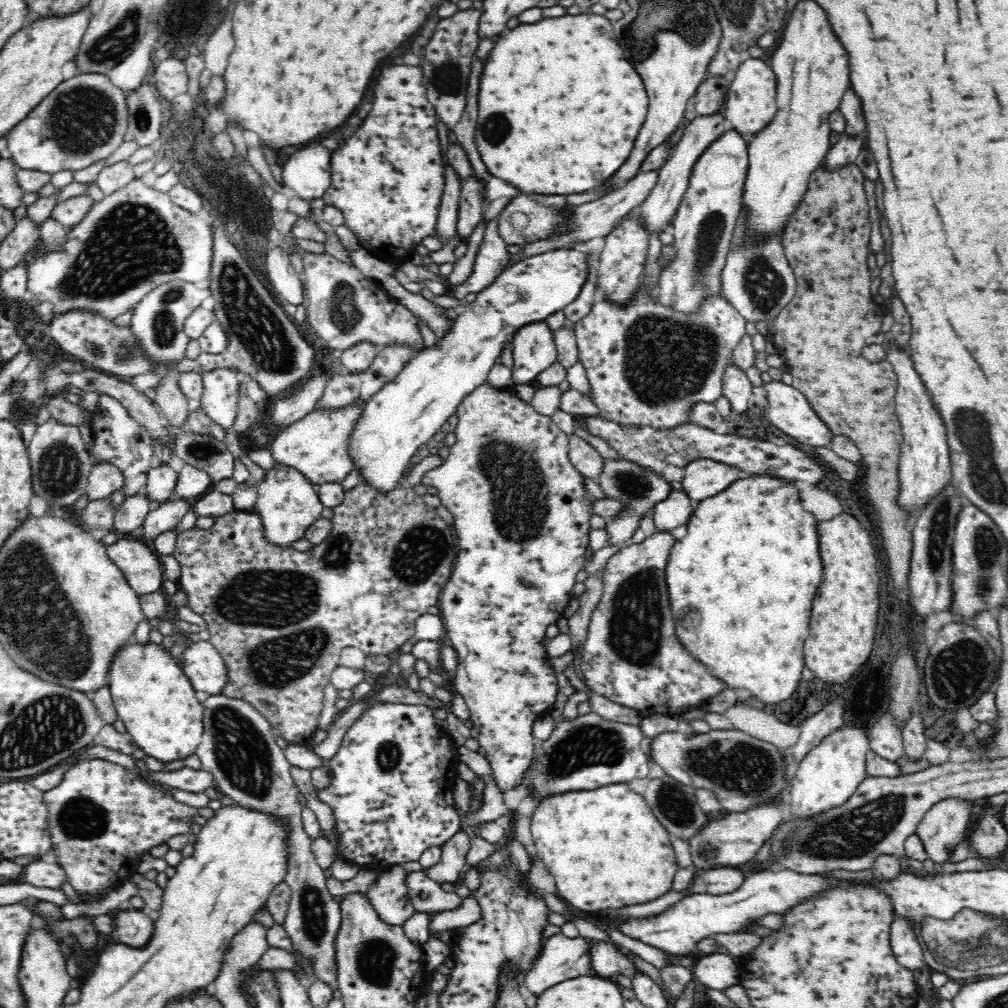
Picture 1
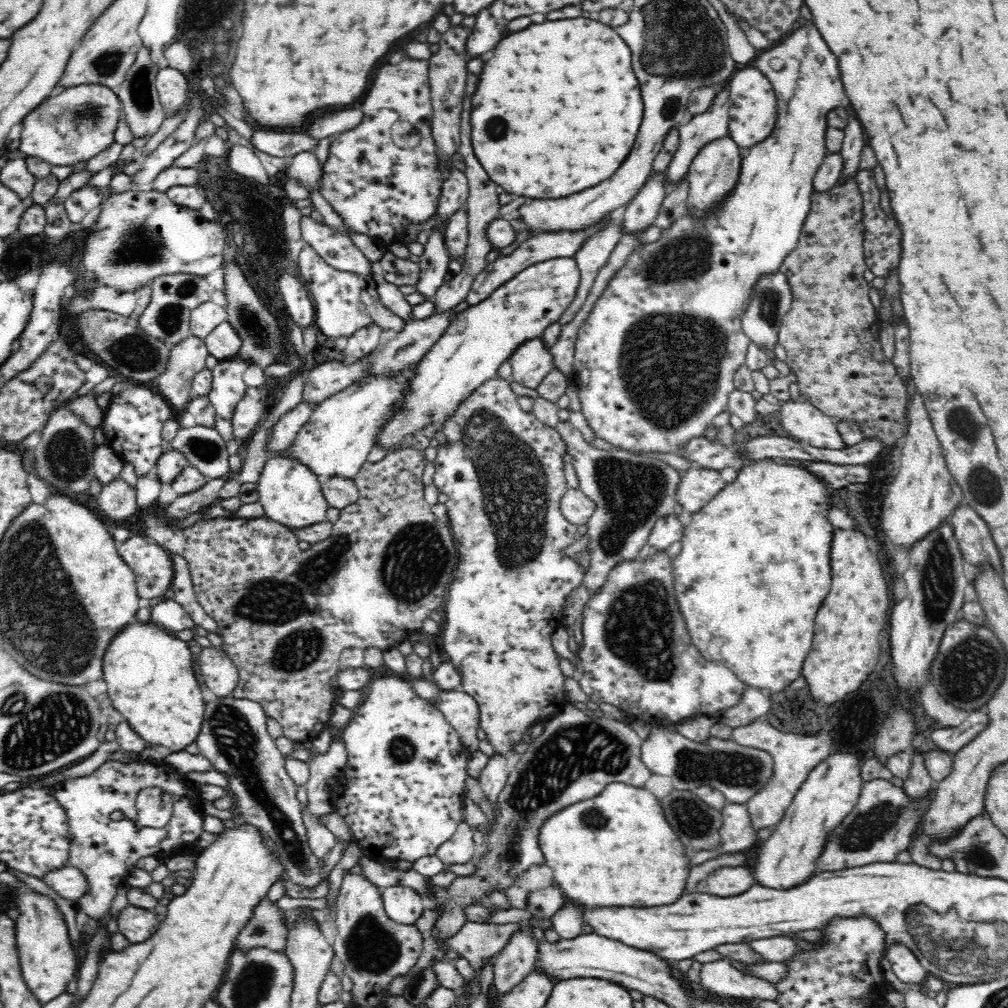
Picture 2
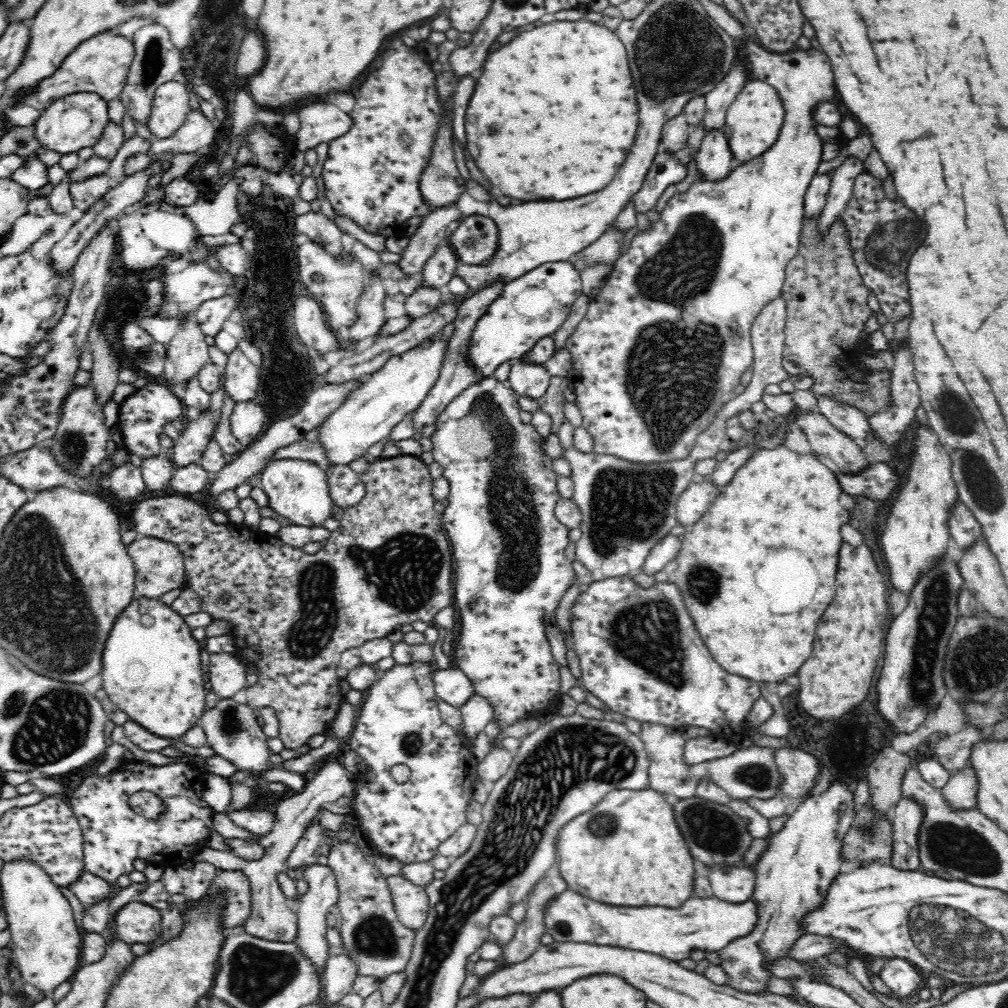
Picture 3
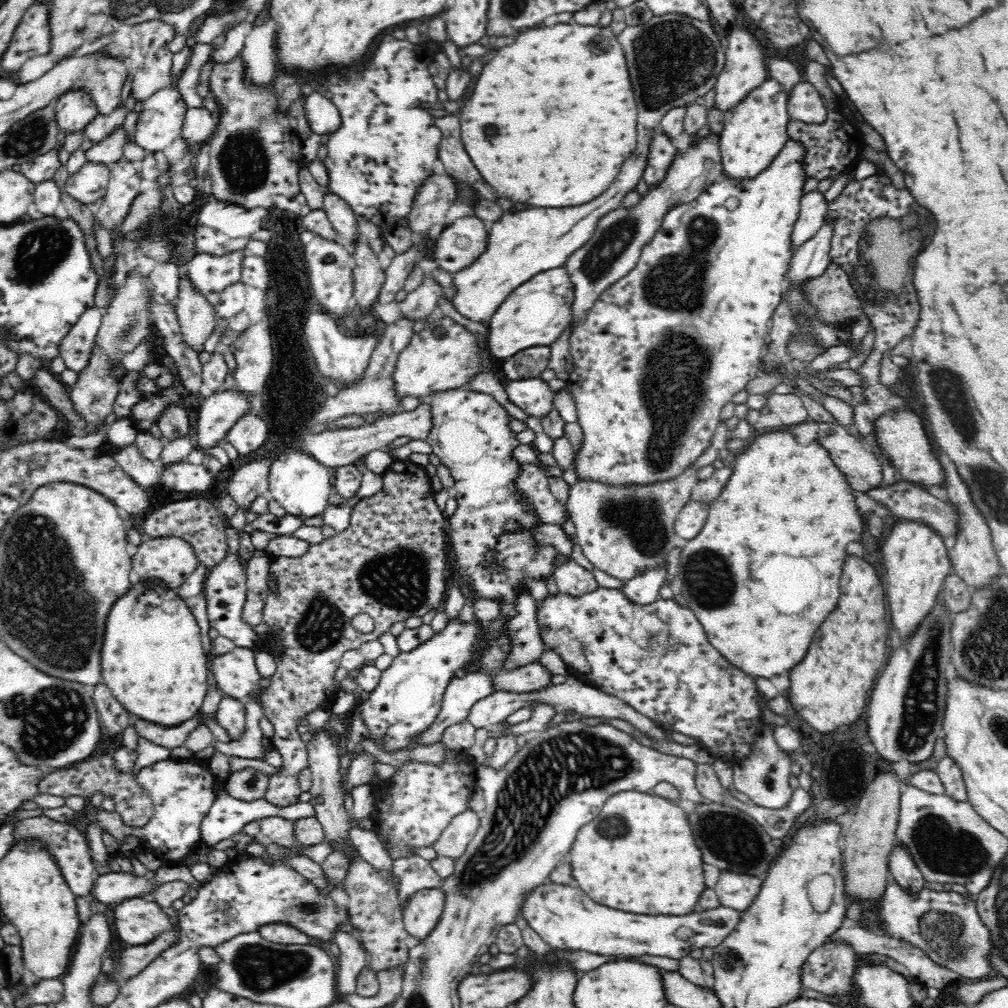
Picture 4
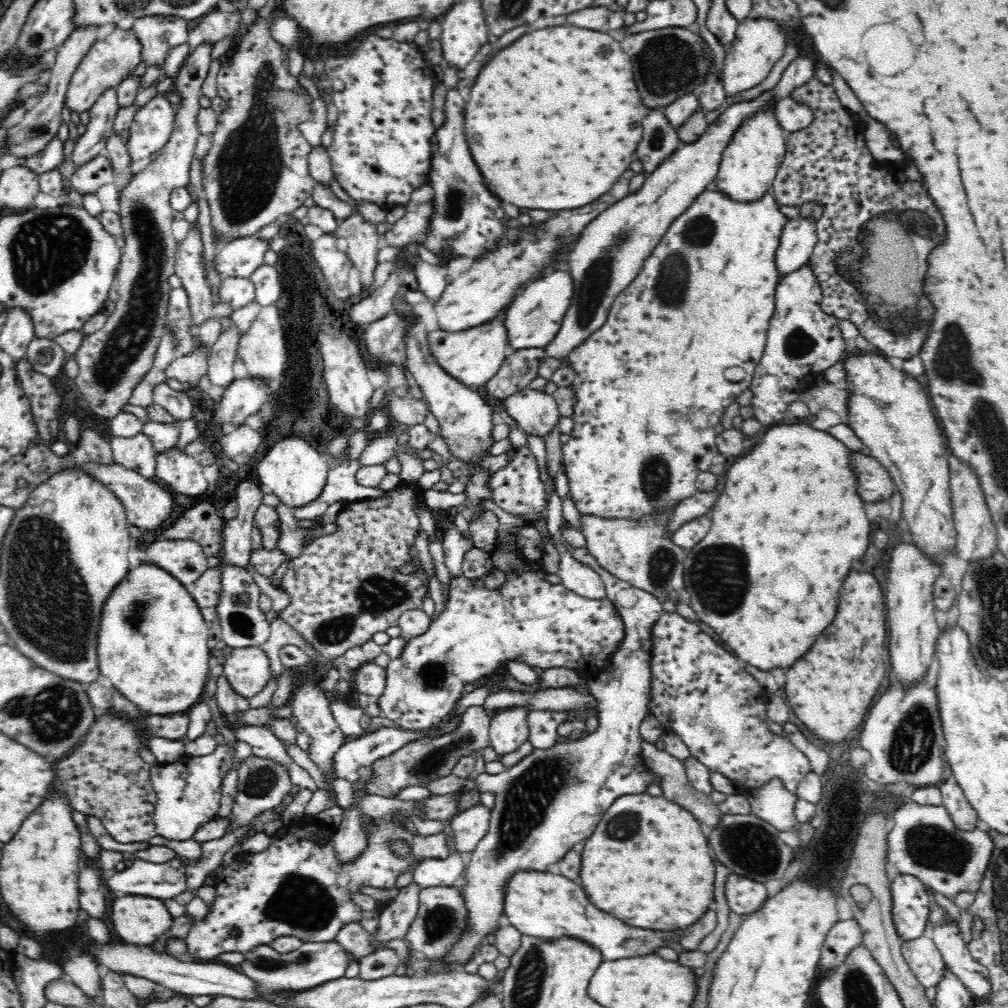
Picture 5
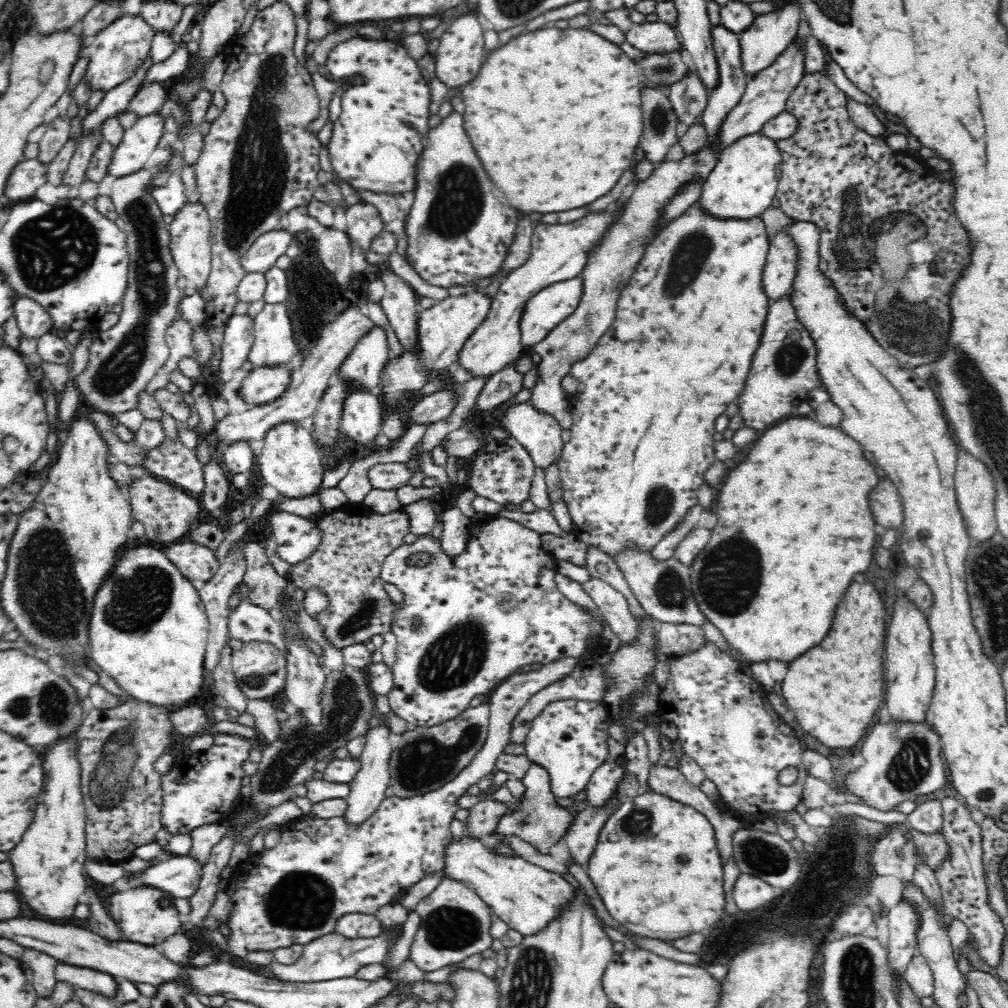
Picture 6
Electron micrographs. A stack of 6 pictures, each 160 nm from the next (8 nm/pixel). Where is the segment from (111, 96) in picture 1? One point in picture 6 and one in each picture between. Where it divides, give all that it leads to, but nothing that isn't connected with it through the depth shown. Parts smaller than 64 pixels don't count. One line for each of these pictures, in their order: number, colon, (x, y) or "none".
2: (78, 123)
3: (72, 122)
4: (74, 109)
5: (108, 62)
6: (116, 51)

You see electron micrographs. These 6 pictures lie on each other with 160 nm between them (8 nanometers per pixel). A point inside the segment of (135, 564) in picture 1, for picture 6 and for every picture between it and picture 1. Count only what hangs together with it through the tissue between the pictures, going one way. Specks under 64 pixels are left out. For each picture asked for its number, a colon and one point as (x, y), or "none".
2: (152, 564)
3: (159, 564)
4: (170, 559)
5: (186, 560)
6: (196, 562)

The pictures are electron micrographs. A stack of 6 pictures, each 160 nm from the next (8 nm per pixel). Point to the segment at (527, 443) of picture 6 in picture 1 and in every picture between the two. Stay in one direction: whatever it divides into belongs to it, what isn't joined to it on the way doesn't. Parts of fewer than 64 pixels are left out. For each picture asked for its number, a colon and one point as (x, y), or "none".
1: (533, 348)
2: (531, 362)
3: (530, 381)
4: (534, 397)
5: (536, 413)

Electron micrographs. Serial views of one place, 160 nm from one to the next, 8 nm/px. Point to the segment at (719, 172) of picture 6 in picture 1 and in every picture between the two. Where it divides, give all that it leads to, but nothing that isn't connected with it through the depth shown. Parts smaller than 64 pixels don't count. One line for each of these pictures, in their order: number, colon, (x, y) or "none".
1: (750, 105)
2: (753, 112)
3: (753, 121)
4: (750, 141)
5: (749, 164)

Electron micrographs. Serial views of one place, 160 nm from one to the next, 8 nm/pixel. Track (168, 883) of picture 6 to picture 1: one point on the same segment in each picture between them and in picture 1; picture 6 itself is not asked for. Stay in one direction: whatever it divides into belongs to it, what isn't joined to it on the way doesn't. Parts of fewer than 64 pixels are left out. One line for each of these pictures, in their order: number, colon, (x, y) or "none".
1: (39, 873)
2: (70, 883)
3: (90, 889)
4: (112, 888)
5: (161, 881)

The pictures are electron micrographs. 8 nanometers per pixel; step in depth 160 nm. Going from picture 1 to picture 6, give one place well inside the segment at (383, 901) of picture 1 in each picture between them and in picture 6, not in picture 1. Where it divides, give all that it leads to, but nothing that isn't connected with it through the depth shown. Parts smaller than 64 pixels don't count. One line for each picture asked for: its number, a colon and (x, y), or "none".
2: (402, 904)
3: (411, 902)
4: (420, 918)
5: (442, 920)
6: (456, 923)

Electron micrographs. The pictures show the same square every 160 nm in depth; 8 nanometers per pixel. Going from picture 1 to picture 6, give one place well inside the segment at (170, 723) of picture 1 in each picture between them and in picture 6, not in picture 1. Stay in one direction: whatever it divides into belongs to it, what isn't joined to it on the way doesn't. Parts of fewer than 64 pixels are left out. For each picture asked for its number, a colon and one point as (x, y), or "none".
2: (148, 671)
3: (151, 654)
4: (153, 661)
5: (163, 668)
6: (168, 633)

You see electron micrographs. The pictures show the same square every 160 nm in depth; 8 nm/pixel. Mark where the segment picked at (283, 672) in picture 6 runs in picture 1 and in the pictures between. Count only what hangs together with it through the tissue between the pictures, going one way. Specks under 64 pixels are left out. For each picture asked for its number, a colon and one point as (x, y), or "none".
1: (203, 664)
2: (220, 675)
3: (227, 674)
4: (236, 674)
5: (248, 670)

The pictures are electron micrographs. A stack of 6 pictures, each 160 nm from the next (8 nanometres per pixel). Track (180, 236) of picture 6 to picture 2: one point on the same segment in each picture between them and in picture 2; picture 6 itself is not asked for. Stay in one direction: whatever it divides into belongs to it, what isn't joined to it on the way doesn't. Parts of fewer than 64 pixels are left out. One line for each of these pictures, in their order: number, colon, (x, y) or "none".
2: (188, 356)
3: (188, 351)
4: (196, 315)
5: (189, 266)

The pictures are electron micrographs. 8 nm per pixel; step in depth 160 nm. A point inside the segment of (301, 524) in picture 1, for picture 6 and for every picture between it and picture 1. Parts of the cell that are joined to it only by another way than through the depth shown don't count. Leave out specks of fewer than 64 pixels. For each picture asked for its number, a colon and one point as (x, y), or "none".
2: (291, 494)
3: (296, 489)
4: (300, 483)
5: (295, 472)
6: (291, 461)

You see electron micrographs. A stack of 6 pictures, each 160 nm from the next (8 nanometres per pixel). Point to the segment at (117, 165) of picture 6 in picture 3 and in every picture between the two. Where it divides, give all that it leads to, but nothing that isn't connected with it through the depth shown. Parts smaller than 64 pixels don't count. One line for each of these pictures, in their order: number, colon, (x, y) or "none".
3: (170, 106)
4: (160, 121)
5: (152, 126)

